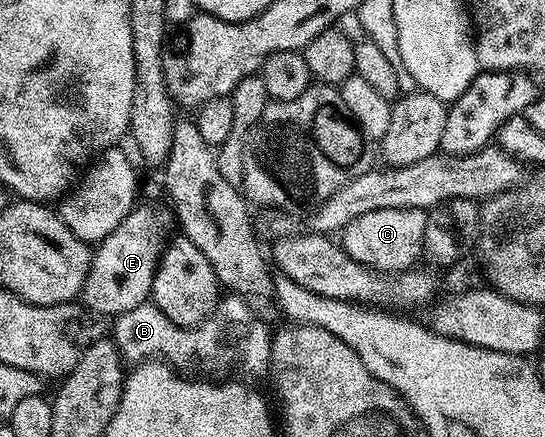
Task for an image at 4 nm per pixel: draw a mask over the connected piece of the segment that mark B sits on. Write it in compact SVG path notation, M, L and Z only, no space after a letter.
M229 295L221 299L216 312L204 324L193 328L177 326L155 304L146 303L139 307L131 307L131 311L123 311L119 316L112 318L113 333L111 339L117 344L117 350L122 358L129 363L140 363L150 359L161 358L174 367L181 365L210 365L213 369L229 369L236 363L245 373L257 377L267 369L267 333L261 325L249 325L249 317L245 314L246 302L240 296Z

